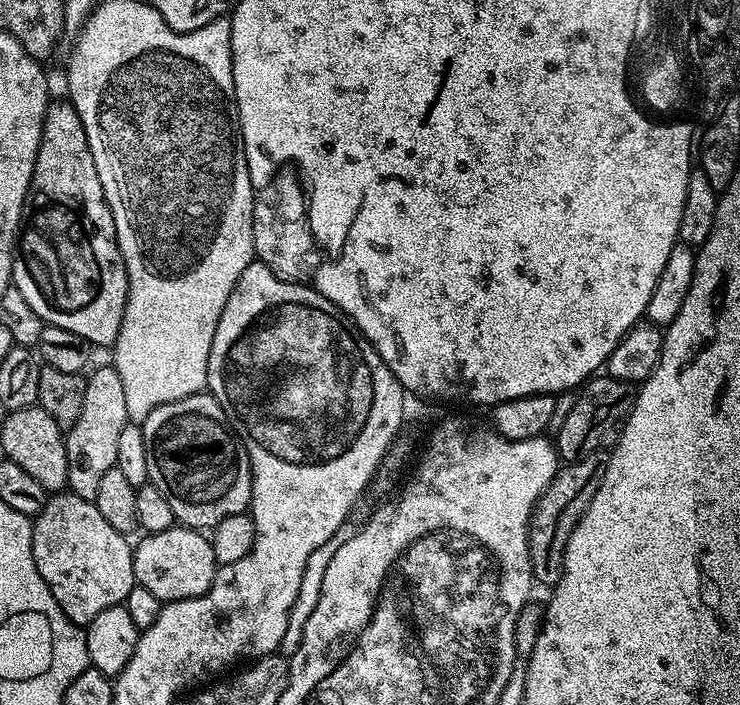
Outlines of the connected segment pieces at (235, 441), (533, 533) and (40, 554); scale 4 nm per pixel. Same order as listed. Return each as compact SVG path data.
M197 394L187 396L181 400L175 400L169 404L158 406L142 421L144 437L146 438L146 470L148 471L148 483L153 484L158 490L162 490L162 498L170 502L170 510L174 510L177 521L181 525L197 530L211 530L216 527L222 518L230 518L230 514L242 514L248 512L252 503L252 467L248 451L239 436L236 435L231 424L228 423L228 415L222 410L222 406L211 394Z
M591 452L581 460L565 463L557 471L550 486L546 486L546 490L540 495L540 501L536 503L536 510L532 513L532 522L528 526L532 574L539 583L541 580L547 586L554 586L563 576L566 542L570 542L574 526L578 526L582 514L586 514L586 506L590 506L602 482L602 474L606 474L607 465L608 456L604 452Z
M67 490L49 495L44 508L34 518L32 525L32 549L34 550L34 566L38 566L38 574L50 586L50 594L64 611L67 620L75 624L87 626L102 610L115 604L123 604L132 588L137 587L134 566L132 565L133 545L128 544L129 537L123 532L114 530L102 514L98 514L95 503L78 498Z

